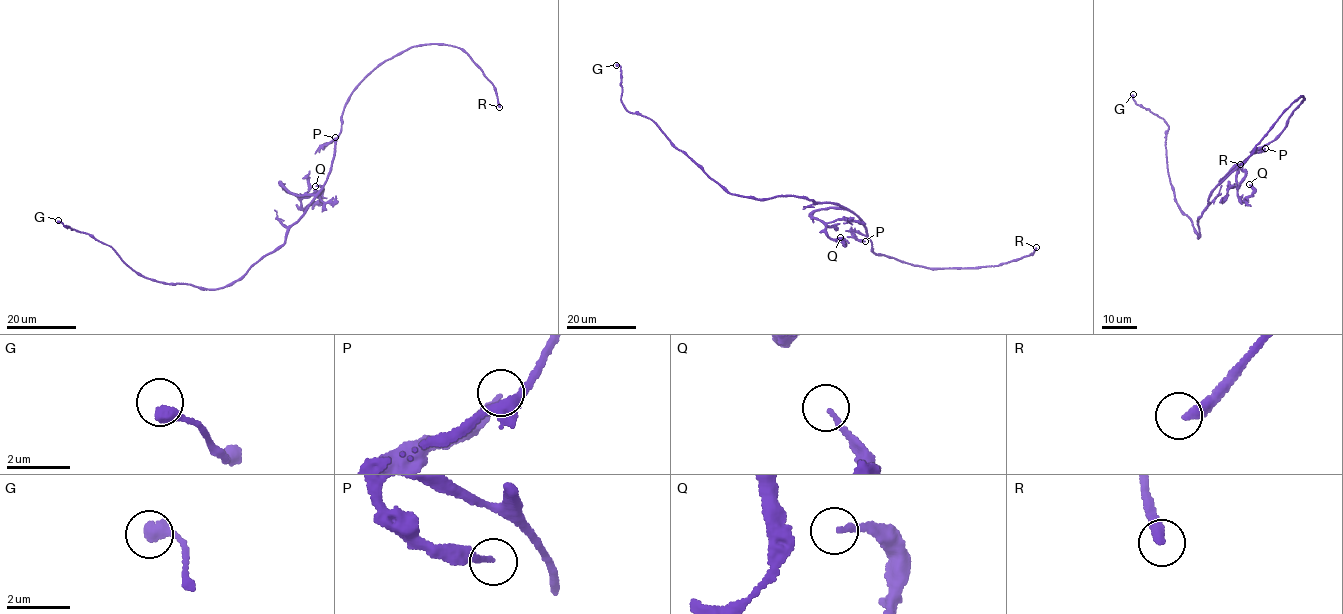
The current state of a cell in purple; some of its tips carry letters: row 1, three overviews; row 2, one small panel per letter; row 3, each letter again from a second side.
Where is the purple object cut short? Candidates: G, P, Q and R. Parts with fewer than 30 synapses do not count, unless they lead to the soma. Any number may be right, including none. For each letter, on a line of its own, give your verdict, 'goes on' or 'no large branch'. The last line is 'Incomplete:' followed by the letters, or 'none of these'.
G: no large branch
P: no large branch
Q: no large branch
R: goes on
Incomplete: R

